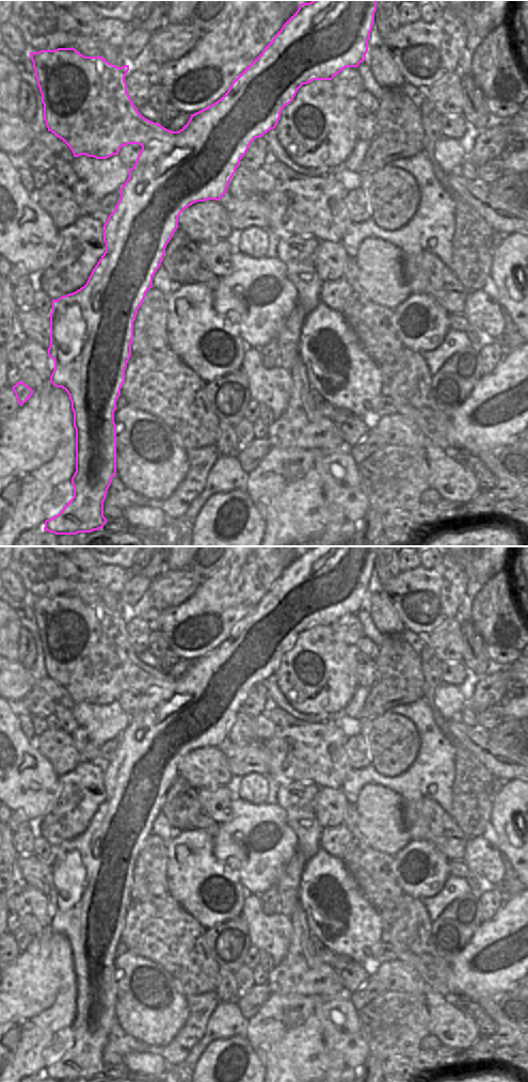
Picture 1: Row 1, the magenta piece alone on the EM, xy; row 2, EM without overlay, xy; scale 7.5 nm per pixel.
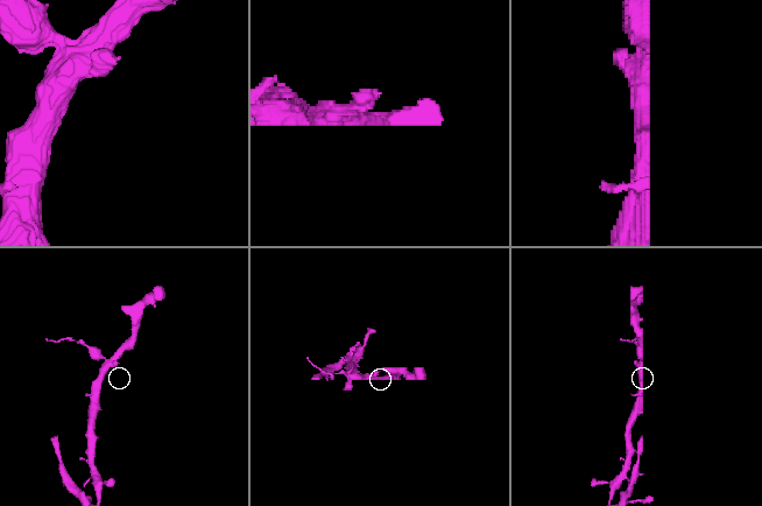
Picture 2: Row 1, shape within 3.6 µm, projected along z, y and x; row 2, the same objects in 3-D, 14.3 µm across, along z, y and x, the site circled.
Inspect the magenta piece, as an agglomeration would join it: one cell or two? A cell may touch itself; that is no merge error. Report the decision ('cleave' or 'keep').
cleave

